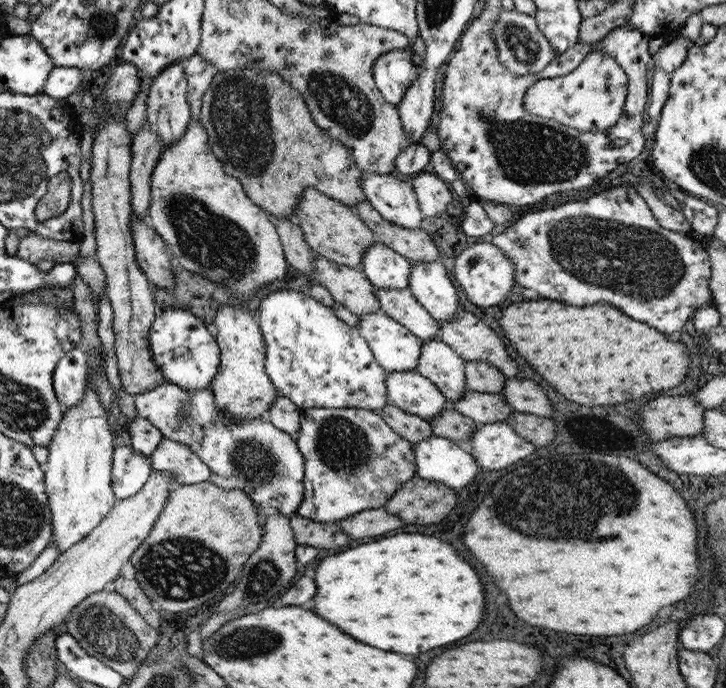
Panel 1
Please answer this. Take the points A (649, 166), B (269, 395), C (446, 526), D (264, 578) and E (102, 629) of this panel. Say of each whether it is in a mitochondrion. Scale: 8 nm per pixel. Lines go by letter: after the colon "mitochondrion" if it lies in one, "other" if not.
A: other
B: other
C: other
D: mitochondrion
E: mitochondrion

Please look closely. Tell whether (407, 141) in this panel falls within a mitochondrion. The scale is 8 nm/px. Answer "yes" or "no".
no

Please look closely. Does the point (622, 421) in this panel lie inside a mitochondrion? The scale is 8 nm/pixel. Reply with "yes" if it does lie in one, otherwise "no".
no

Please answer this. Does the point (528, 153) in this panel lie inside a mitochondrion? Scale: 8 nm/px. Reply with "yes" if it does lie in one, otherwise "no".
yes

